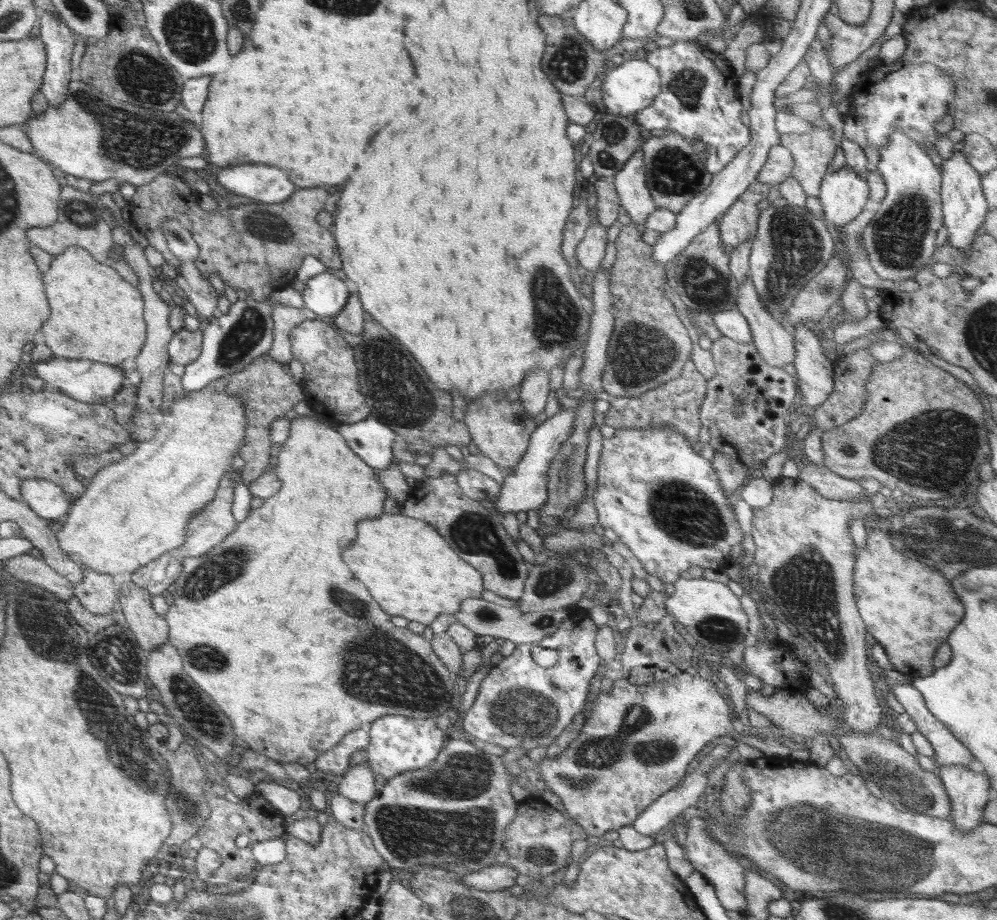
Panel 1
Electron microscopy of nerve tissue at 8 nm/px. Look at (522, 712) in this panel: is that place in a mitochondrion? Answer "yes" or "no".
yes

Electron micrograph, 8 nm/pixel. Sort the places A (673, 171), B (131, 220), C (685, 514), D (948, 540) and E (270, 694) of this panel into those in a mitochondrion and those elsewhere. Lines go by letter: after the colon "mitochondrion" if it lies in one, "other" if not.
A: mitochondrion
B: other
C: mitochondrion
D: mitochondrion
E: other

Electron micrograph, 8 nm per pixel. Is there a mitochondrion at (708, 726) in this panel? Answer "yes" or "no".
no

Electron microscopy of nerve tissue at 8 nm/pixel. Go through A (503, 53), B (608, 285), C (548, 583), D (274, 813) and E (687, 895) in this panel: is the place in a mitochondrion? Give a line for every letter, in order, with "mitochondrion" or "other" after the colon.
A: other
B: other
C: mitochondrion
D: other
E: other

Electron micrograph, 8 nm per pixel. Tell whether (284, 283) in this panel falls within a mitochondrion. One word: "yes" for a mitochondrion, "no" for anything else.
no

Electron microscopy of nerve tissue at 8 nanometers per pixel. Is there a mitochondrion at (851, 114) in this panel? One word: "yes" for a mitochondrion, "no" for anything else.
no

